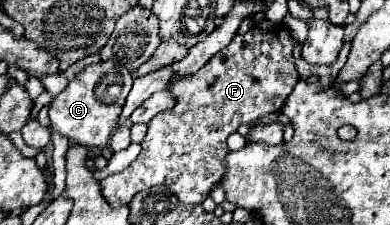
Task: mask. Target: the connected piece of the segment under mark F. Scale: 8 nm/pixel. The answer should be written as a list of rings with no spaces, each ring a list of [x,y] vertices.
[[[263,18],[249,32],[235,34],[233,40],[215,56],[211,56],[211,60],[199,72],[185,78],[179,76],[173,78],[167,90],[175,94],[175,106],[159,112],[149,122],[149,132],[141,142],[141,154],[137,156],[137,160],[131,166],[127,166],[123,172],[111,174],[101,180],[103,198],[111,206],[123,206],[129,204],[137,192],[161,184],[167,186],[183,204],[201,204],[211,192],[211,188],[223,176],[223,158],[229,152],[225,142],[227,136],[235,132],[241,124],[251,124],[261,116],[281,112],[287,96],[293,92],[295,84],[299,82],[299,72],[295,68],[295,58],[293,58],[295,46],[297,40],[291,36],[285,24],[273,24],[271,20]]]

